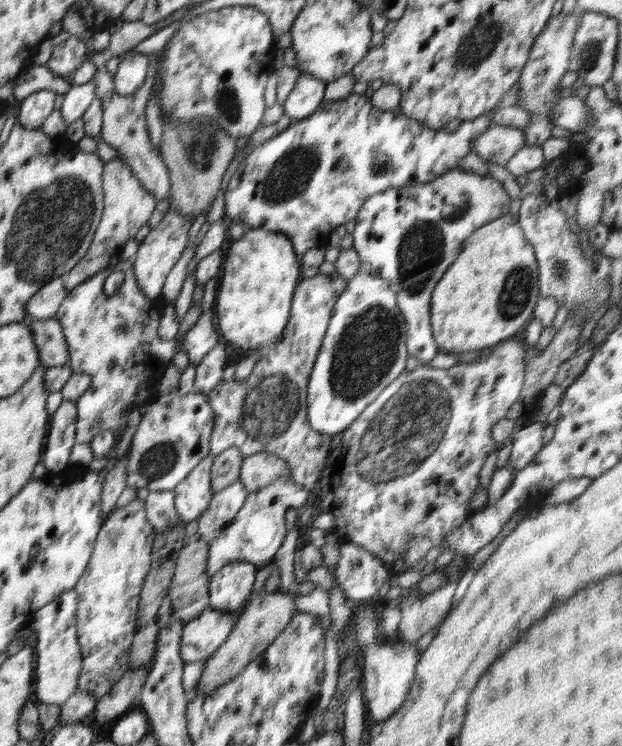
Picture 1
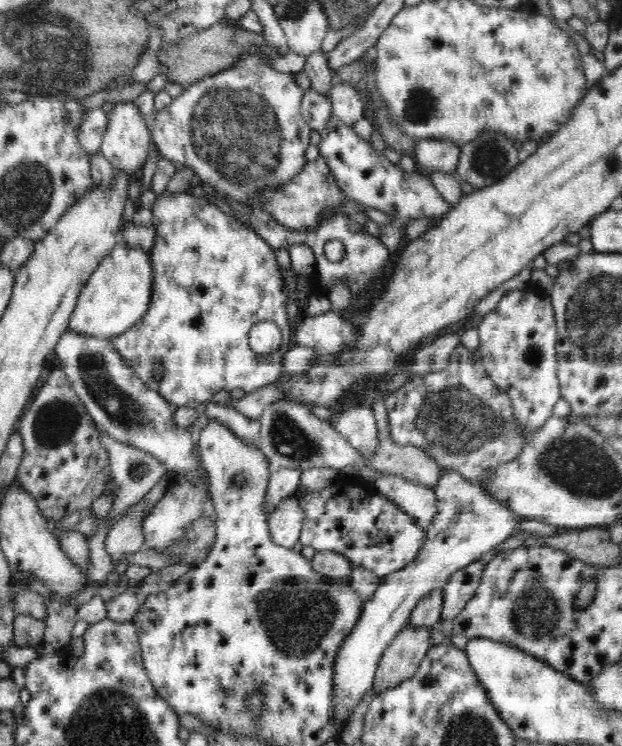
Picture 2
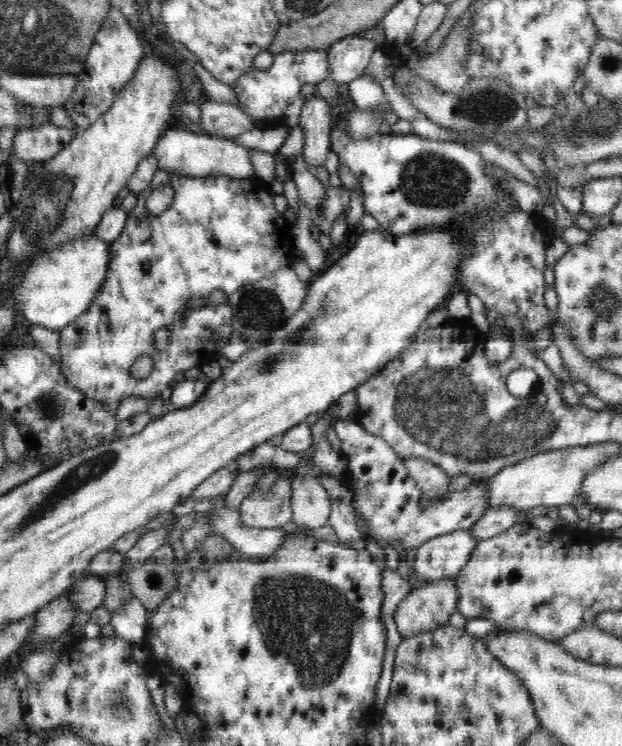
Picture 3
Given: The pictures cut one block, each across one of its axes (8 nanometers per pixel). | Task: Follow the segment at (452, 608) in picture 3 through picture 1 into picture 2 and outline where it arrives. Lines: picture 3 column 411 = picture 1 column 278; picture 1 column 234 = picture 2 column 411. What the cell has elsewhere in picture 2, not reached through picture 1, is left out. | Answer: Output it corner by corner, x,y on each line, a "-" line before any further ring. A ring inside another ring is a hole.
410,622
405,624
378,661
373,682
375,694
387,691
415,675
420,661
432,647
430,636
433,631
430,627
418,628

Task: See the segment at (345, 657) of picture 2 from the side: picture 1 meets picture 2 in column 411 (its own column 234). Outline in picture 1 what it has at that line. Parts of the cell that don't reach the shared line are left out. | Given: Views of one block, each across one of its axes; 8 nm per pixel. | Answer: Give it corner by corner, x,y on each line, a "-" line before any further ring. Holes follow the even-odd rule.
248,562
226,564
224,569
209,579
209,608
220,612
240,610
252,594
257,573
256,566

